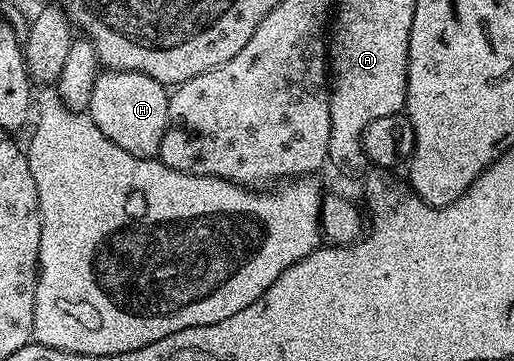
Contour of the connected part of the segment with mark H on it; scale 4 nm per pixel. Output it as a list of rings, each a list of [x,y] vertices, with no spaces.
[[[105,69],[95,76],[86,113],[102,136],[118,144],[122,152],[139,158],[155,158],[160,152],[162,136],[166,136],[169,97],[169,91],[156,78],[142,72]]]

